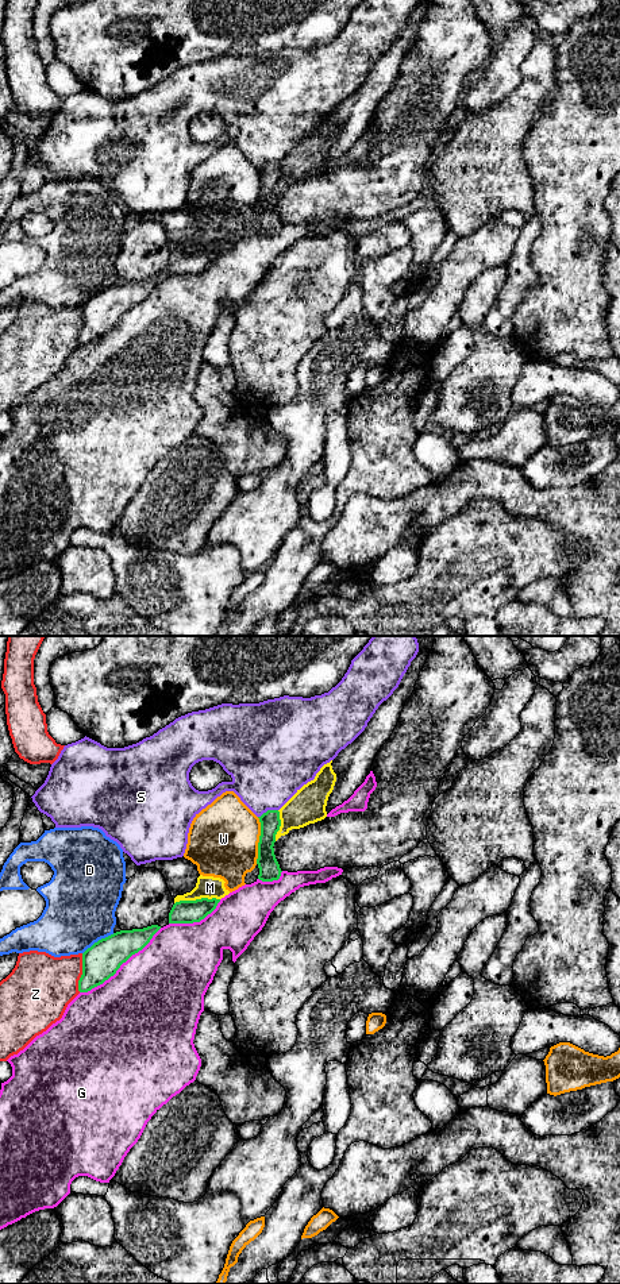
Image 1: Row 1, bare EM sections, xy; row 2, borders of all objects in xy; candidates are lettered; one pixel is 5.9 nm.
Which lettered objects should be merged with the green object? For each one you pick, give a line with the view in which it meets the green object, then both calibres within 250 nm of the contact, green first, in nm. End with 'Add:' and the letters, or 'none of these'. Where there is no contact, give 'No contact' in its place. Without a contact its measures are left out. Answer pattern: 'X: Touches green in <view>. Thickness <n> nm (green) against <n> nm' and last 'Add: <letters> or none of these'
Add: none of these

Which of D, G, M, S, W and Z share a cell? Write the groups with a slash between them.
D / G / M / S / W / Z

